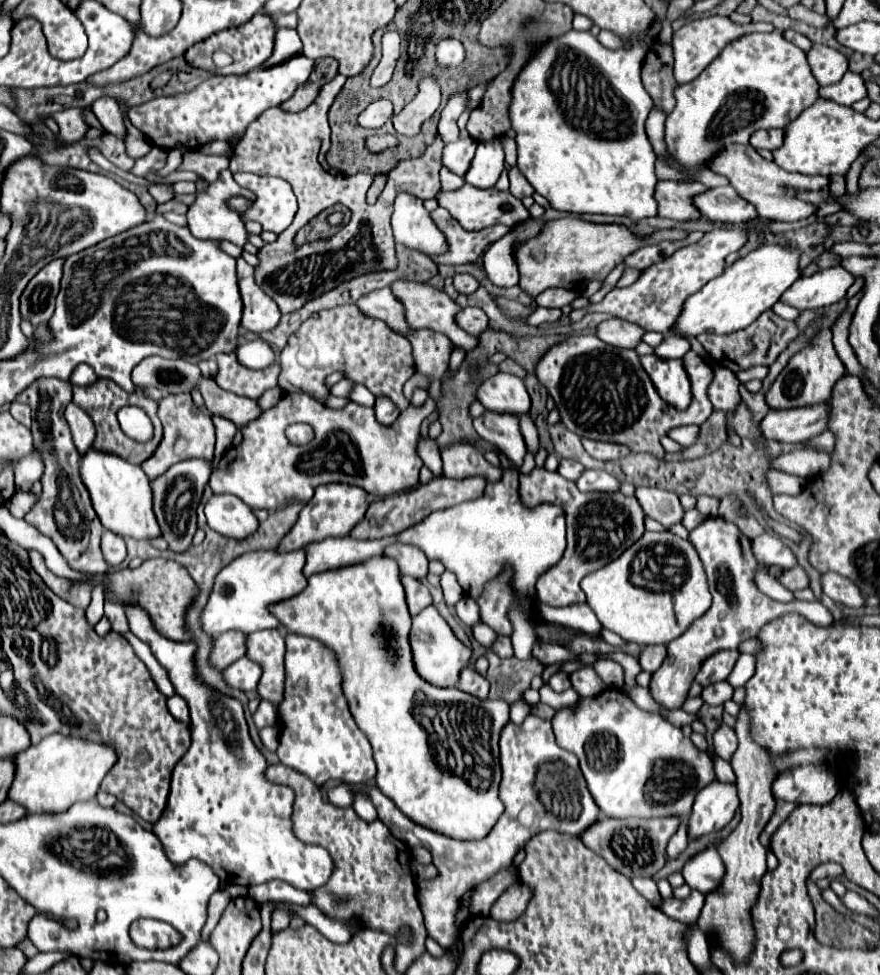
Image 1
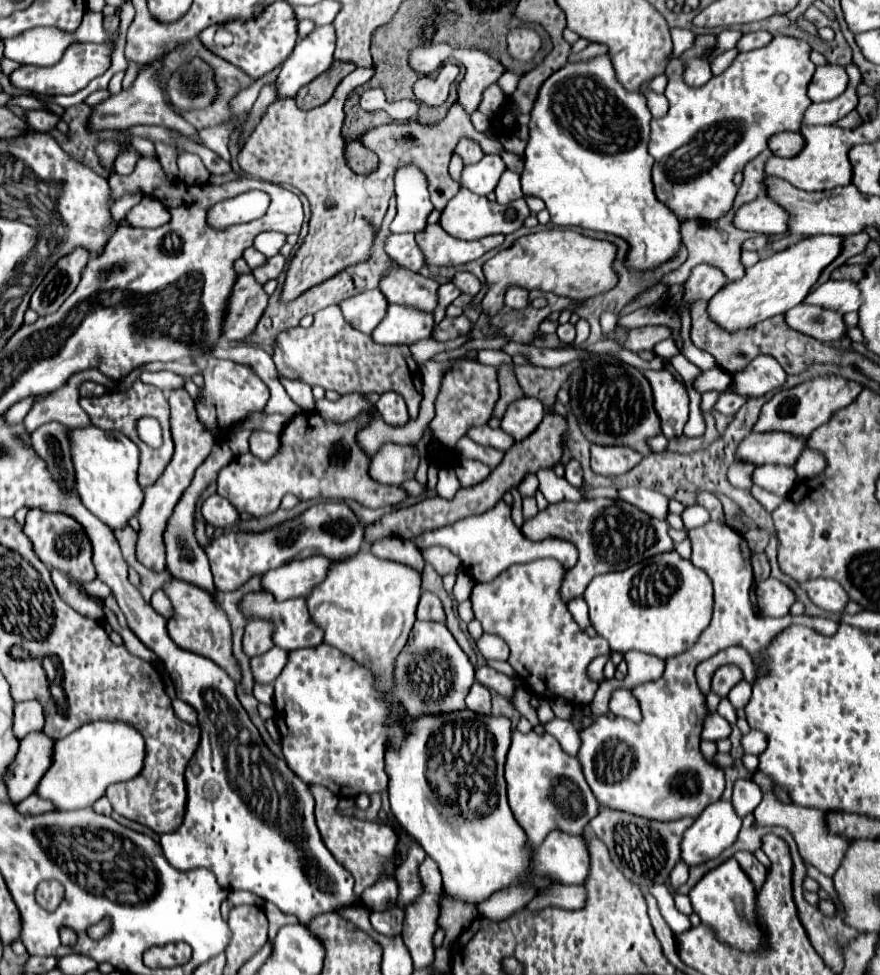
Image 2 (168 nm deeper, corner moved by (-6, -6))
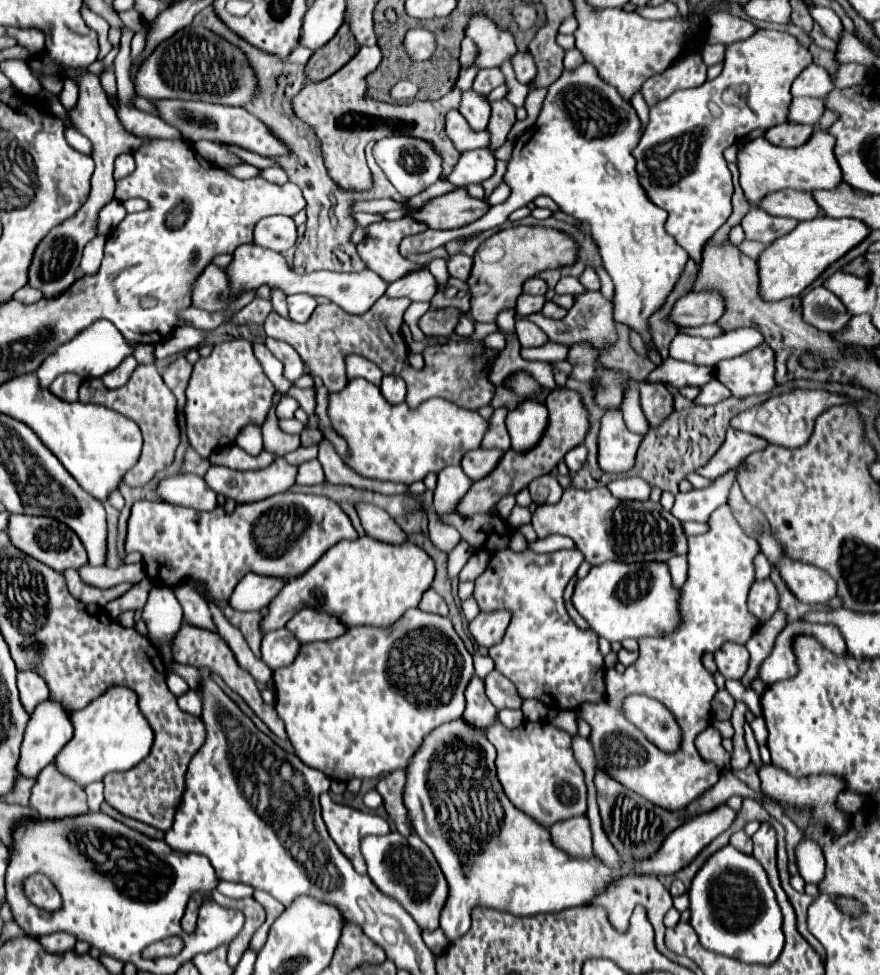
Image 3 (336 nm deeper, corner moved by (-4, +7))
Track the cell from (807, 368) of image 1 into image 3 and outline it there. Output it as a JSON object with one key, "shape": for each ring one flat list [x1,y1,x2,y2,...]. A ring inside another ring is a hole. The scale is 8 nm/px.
{"shape":[[791,390,789,394,769,398,767,402,737,414,731,420,731,428,759,436,769,444,777,444,777,446,785,446,785,448,799,448,809,440,809,436,813,432,815,418,821,412,825,412,827,408,831,408,835,404,845,404,845,402,847,402,847,398,837,396,837,394,829,394,825,390]]}

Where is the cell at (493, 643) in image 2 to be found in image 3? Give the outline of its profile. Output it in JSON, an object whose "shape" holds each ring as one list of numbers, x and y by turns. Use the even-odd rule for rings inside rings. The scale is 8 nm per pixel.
{"shape":[[505,610,479,612,479,616,469,622,469,632,473,634,479,646,491,648,503,640,509,620,511,620,511,612,505,612]]}

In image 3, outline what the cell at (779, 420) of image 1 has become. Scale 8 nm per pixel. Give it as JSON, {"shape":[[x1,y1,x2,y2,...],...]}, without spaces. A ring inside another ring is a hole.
{"shape":[[729,428,727,436,723,440,723,446,715,452,715,456,709,460,707,466,697,470,697,474,713,482,719,476,727,474,729,470,733,470,735,466,739,466,739,462,745,456,749,456,751,452,757,452,765,446,767,446,765,440,761,440,757,436,751,436,747,432,737,432,737,430]]}

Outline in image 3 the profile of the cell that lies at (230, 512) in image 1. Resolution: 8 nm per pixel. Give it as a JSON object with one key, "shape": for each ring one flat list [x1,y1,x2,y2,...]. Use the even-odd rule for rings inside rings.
{"shape":[[177,474,163,478,157,486,157,494,163,502,193,510,209,512,217,506,217,494,205,484,203,478,195,474]]}

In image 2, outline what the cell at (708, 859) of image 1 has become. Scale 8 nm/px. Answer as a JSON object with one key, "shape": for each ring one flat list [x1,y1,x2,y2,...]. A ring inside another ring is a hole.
{"shape":[[727,859,719,867,711,869,707,875,703,875,697,885,689,891,689,899,693,903,693,911,701,917,703,923,711,925,719,939,727,941,731,947,737,947,741,951,753,951,759,949,763,943,763,933,759,931,759,925,755,925,755,889,749,877,743,873,739,863,735,859]]}

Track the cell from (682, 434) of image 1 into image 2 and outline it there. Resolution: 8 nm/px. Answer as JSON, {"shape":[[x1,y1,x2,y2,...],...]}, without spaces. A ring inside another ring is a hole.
{"shape":[[667,369,661,371,643,371,653,387,653,399,657,413,661,417,663,435,671,441,681,437,683,427,689,419,689,397,683,383]]}

